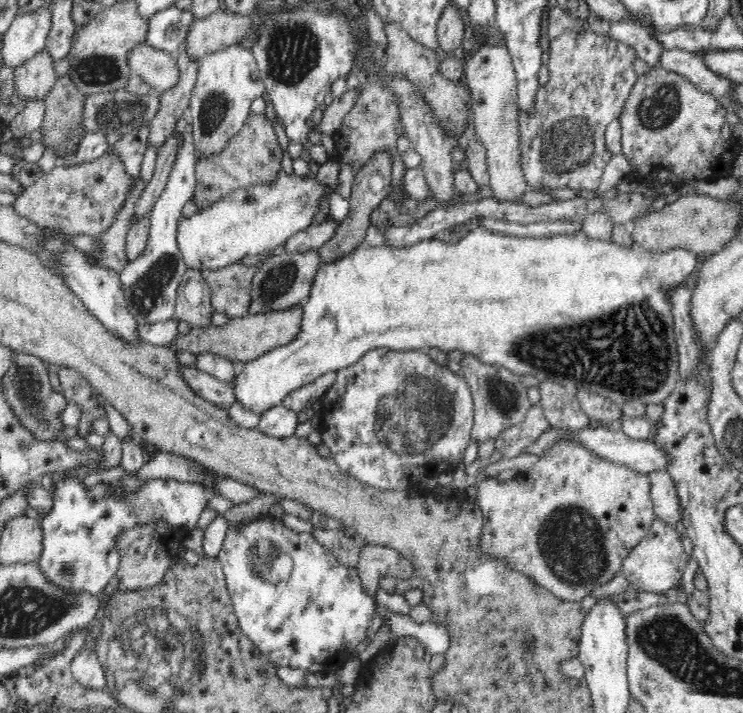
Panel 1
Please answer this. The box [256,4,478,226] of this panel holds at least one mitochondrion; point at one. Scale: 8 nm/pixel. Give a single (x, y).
(291, 46)

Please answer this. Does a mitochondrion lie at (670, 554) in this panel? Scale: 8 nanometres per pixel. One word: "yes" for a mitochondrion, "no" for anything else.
no

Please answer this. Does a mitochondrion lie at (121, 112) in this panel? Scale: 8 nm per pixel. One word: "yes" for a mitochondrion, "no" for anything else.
yes

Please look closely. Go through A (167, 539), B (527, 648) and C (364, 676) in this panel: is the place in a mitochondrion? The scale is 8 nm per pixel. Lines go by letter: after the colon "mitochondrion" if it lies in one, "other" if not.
A: other
B: mitochondrion
C: other

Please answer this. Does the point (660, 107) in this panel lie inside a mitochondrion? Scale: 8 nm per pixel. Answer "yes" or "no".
yes

